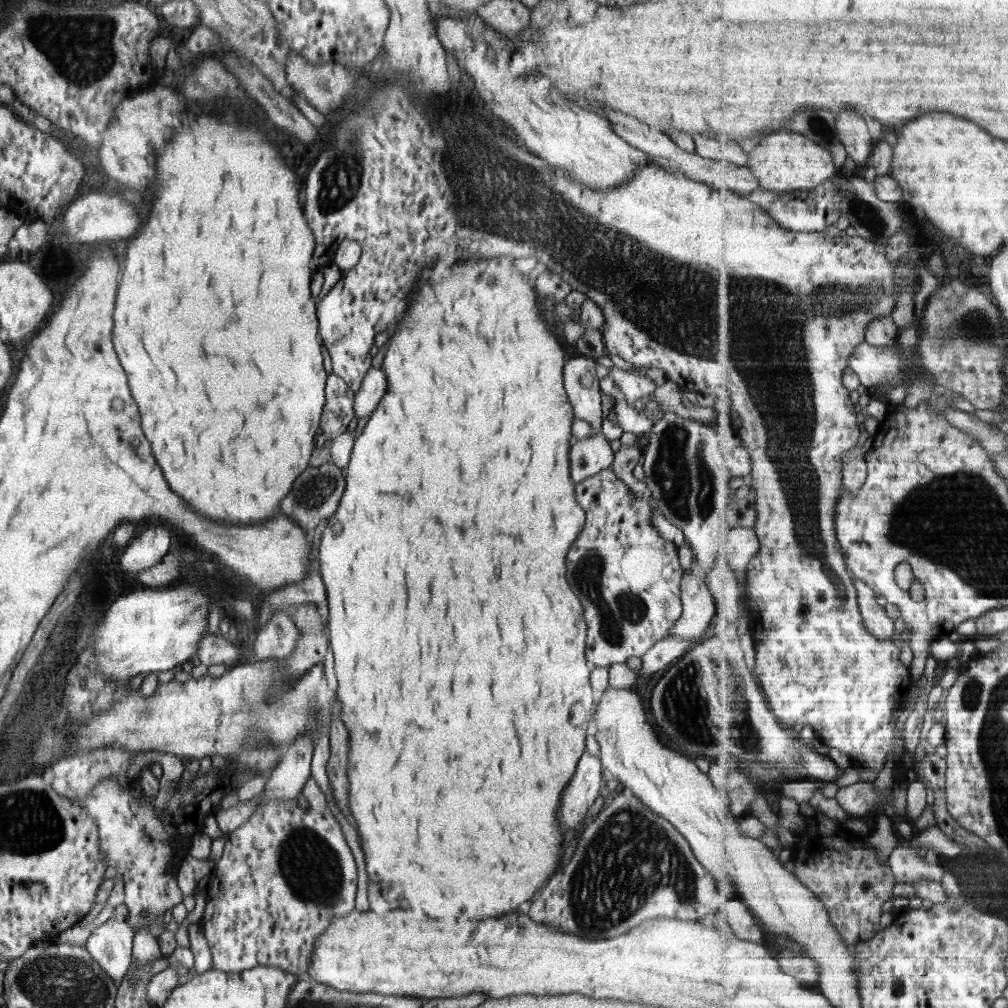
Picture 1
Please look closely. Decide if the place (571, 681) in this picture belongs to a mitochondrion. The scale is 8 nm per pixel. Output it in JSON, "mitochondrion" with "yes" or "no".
{"mitochondrion":"no"}

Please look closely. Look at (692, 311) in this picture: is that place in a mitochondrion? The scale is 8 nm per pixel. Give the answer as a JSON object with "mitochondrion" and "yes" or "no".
{"mitochondrion":"yes"}

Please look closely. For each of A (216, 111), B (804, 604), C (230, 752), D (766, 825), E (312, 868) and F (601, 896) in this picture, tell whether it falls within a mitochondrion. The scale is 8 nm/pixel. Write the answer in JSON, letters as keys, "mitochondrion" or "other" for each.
{"A":"other","B":"mitochondrion","C":"other","D":"other","E":"mitochondrion","F":"mitochondrion"}

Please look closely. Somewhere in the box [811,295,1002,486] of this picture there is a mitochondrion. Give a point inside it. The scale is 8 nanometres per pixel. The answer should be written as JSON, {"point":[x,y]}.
{"point":[963,323]}

